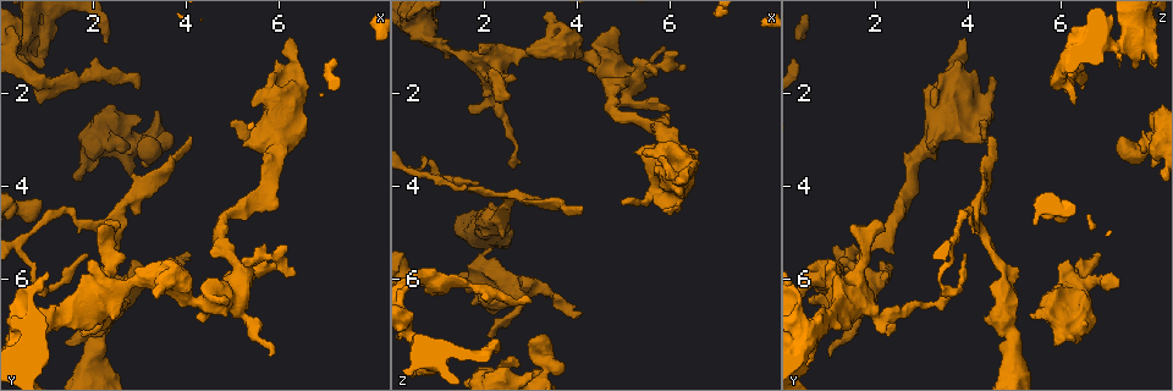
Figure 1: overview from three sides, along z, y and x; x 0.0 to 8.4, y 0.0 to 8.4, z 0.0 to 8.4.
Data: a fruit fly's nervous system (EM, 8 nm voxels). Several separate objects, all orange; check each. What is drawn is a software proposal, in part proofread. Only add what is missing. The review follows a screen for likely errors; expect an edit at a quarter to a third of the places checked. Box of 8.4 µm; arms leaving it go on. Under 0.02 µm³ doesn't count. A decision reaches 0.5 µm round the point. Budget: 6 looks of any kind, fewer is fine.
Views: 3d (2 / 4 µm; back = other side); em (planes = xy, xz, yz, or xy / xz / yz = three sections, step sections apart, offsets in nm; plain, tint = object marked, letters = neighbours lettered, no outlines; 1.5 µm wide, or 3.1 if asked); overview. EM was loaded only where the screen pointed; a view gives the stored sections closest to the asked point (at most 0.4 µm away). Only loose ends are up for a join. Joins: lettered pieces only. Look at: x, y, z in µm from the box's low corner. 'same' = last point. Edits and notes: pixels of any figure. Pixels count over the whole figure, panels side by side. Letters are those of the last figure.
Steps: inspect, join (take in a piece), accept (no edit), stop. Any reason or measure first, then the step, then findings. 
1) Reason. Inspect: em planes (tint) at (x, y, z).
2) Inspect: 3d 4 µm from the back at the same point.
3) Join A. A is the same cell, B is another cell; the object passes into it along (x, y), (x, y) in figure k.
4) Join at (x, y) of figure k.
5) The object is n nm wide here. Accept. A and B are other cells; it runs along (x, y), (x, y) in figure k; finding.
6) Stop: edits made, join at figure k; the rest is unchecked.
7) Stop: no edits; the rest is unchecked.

Branch stops here. Inspect: em 3.1 µm xy step 16 (letters) at (2.30, 0.95, 7.35).

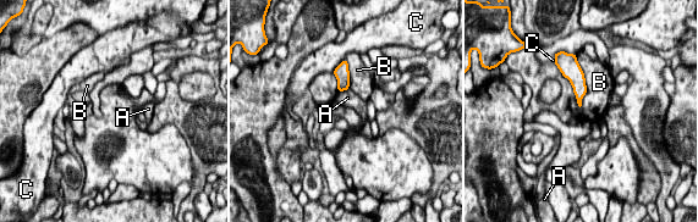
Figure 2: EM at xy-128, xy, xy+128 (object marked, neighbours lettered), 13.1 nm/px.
Another direction. Inspect: em 3.1 µm planes (letters) at the same point.

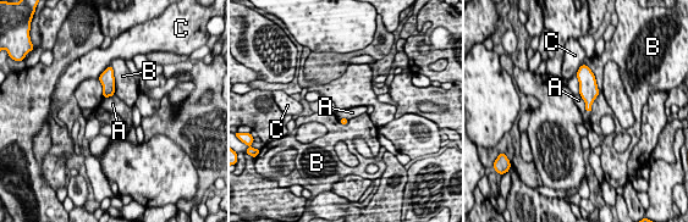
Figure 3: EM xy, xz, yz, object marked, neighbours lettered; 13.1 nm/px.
Accept. A, B and C are other cells; a border runs along (579, 93), (585, 110) in figure 3; none of them fits.

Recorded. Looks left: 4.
Free end. Inspect: em yz step 8 (letters) at (2.05, 6.15, 7.25).

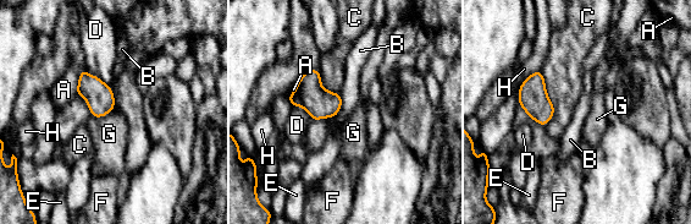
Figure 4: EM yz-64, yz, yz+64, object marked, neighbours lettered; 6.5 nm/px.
Accept. A, B, C, D, E, F, G and H are other cells; a border runs along (114, 108), (101, 116), (92, 116) in figure 4; no lettered piece goes on from it.

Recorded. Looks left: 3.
An open end. Inspect: 3d 2 µm at (4.05, 3.00, 4.50).

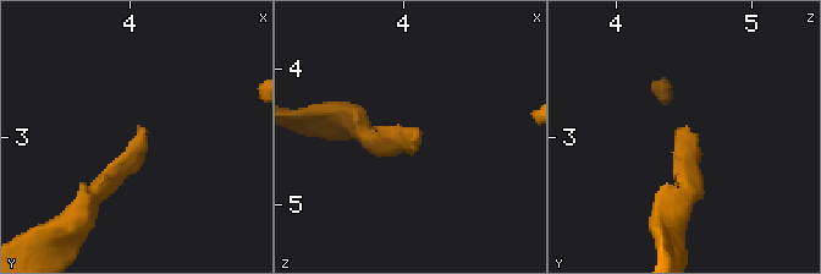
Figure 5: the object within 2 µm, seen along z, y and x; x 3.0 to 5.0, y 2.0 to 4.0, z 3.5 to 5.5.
Inspect: em yz step 4 (letters) at (4.12, 2.96, 4.42).

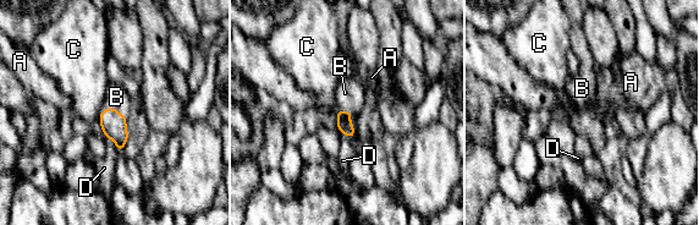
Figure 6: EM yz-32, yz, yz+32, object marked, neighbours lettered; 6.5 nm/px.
Another direction. Inspect: em planes (letters) at the same point.

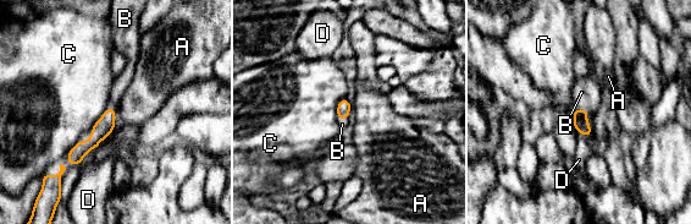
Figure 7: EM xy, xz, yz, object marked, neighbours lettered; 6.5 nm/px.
Join B. B is the same cell, A, C and D are other cells; the object passes into it along (343, 108), (348, 114), (342, 124) in figure 7; the neuron continues.

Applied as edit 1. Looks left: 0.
Stop: edits made, join at figure 7; the rest is unchecked.

